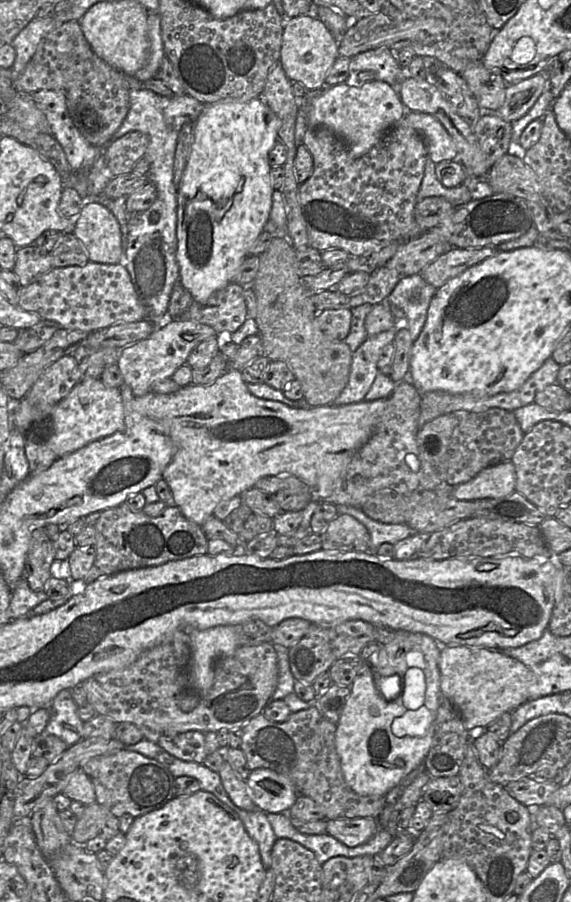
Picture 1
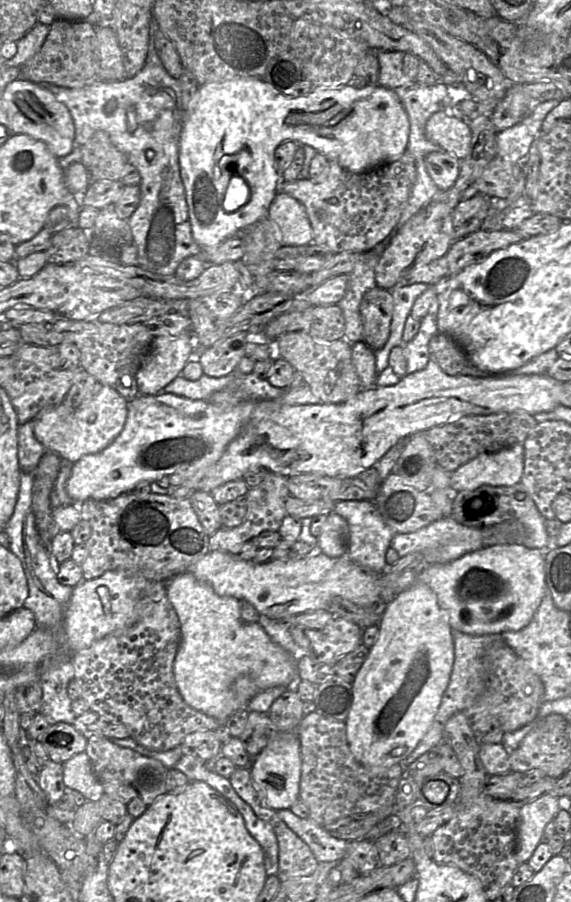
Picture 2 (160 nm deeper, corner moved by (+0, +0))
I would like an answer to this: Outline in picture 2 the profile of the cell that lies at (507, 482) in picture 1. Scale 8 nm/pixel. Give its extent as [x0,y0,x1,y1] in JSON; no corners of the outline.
[450,443,524,492]

